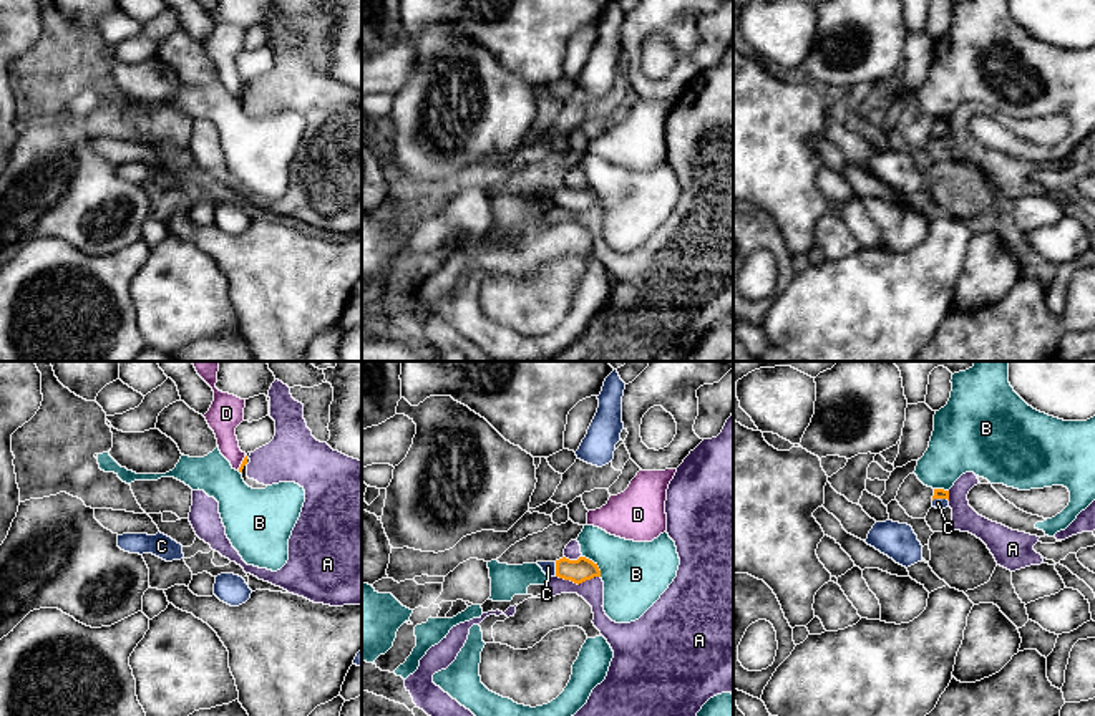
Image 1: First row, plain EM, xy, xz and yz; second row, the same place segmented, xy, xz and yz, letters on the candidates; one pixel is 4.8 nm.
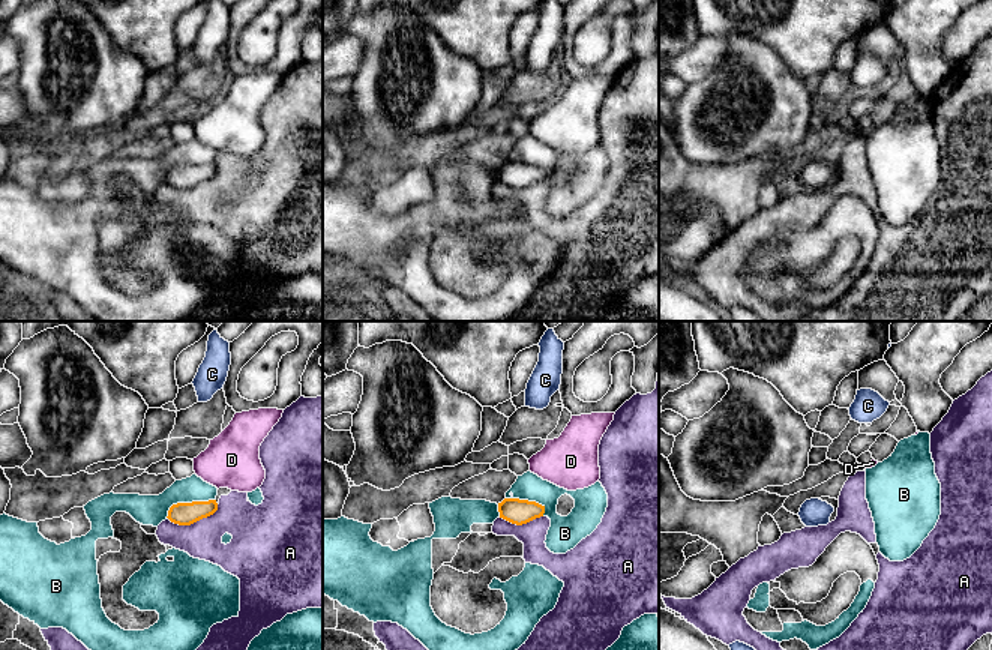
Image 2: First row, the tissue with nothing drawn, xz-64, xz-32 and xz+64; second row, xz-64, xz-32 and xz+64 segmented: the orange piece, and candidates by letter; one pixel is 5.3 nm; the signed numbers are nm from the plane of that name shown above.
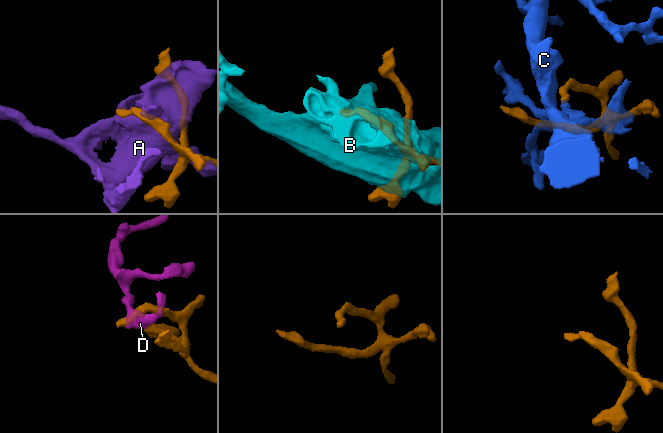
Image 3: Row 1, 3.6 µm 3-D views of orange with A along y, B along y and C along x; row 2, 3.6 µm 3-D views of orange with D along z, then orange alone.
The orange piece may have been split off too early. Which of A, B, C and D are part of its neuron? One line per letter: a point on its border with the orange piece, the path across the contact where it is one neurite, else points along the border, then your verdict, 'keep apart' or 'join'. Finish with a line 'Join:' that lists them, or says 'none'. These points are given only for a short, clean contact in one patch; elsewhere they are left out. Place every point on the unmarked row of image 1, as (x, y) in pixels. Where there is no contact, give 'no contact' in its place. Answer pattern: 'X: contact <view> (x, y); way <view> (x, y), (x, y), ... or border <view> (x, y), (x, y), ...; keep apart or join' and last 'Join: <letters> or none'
A: contact xz (578, 212); keep apart
B: contact xz (594, 193); keep apart
C: contact xz (556, 198); way xz (583, 198), (556, 198), (548, 196); join
D: contact xy (243, 91); border xy (246, 85), (238, 98); keep apart
Join: C

